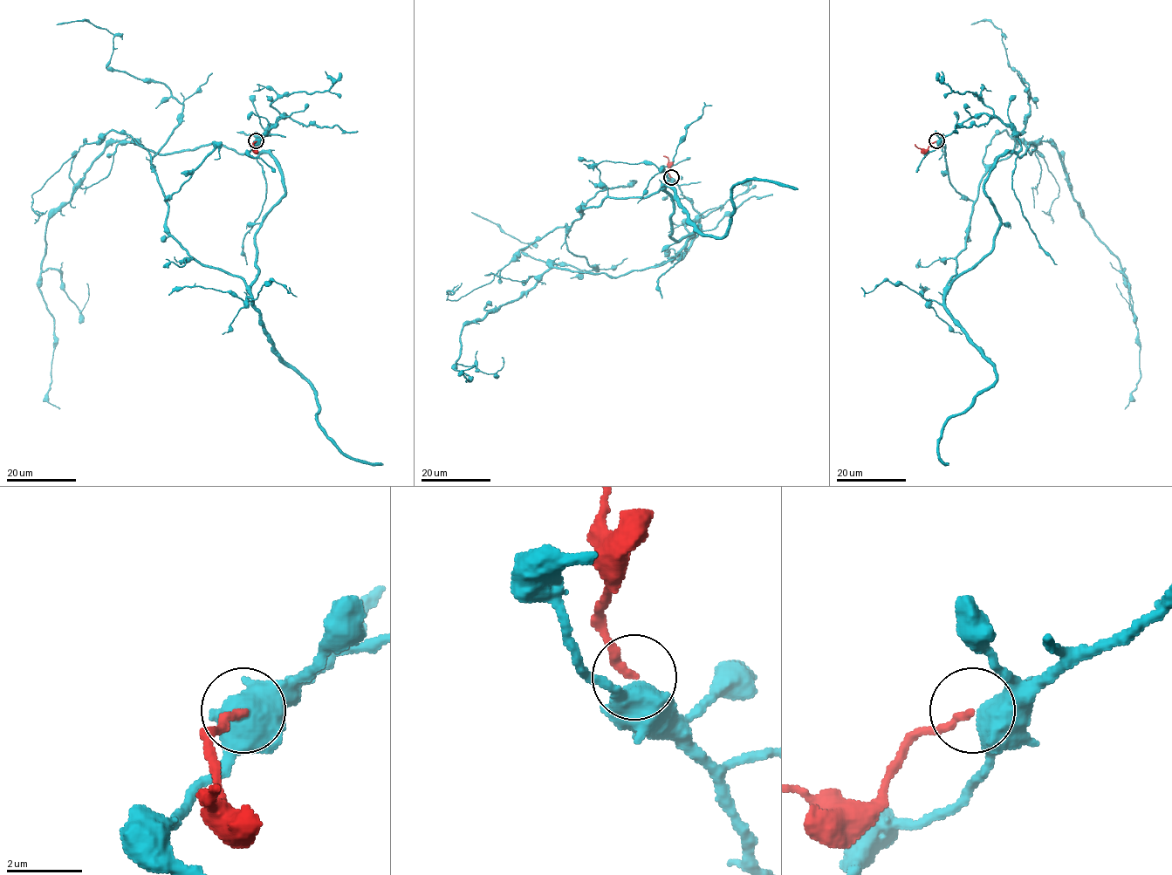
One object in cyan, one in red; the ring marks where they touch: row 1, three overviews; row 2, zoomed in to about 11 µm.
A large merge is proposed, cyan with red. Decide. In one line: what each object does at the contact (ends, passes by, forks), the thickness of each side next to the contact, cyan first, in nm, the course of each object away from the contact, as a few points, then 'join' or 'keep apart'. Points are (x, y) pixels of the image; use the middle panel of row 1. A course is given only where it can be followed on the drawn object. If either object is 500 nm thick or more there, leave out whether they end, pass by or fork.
650/200 nm | cyan via (671, 178), (672, 262), (700, 227), (662, 189), (581, 211), (598, 270), (471, 212) | red via (671, 177), (668, 160), (663, 156) | keep apart

